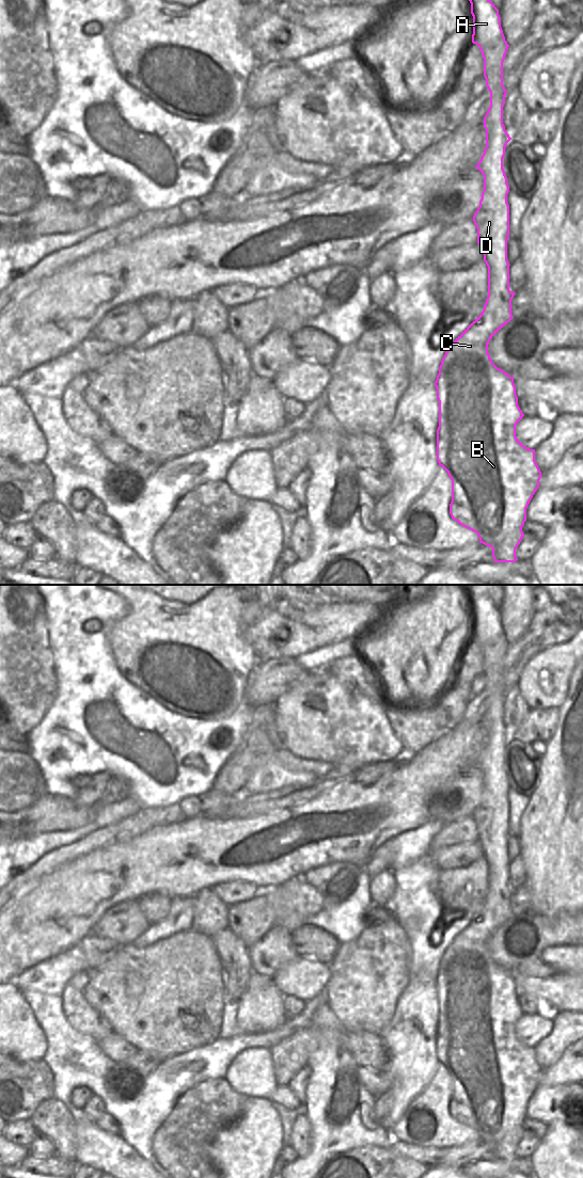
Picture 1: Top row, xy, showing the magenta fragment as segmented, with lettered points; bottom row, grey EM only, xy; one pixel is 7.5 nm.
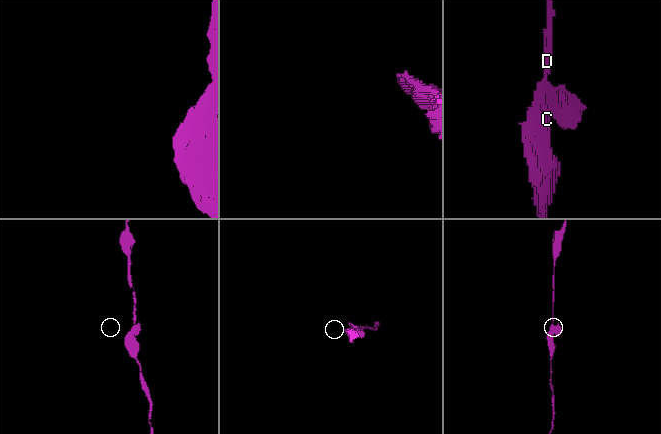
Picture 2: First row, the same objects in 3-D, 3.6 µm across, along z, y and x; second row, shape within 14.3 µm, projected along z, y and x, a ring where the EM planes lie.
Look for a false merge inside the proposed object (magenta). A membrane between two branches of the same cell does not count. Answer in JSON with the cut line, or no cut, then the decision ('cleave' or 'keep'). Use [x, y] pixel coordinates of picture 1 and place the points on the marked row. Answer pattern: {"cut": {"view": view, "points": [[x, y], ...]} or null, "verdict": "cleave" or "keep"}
{"cut": null, "verdict": "keep"}

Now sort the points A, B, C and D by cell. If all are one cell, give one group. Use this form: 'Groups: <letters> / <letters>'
Groups: A B C D.

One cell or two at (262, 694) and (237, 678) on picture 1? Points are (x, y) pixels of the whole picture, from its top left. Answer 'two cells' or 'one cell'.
two cells

